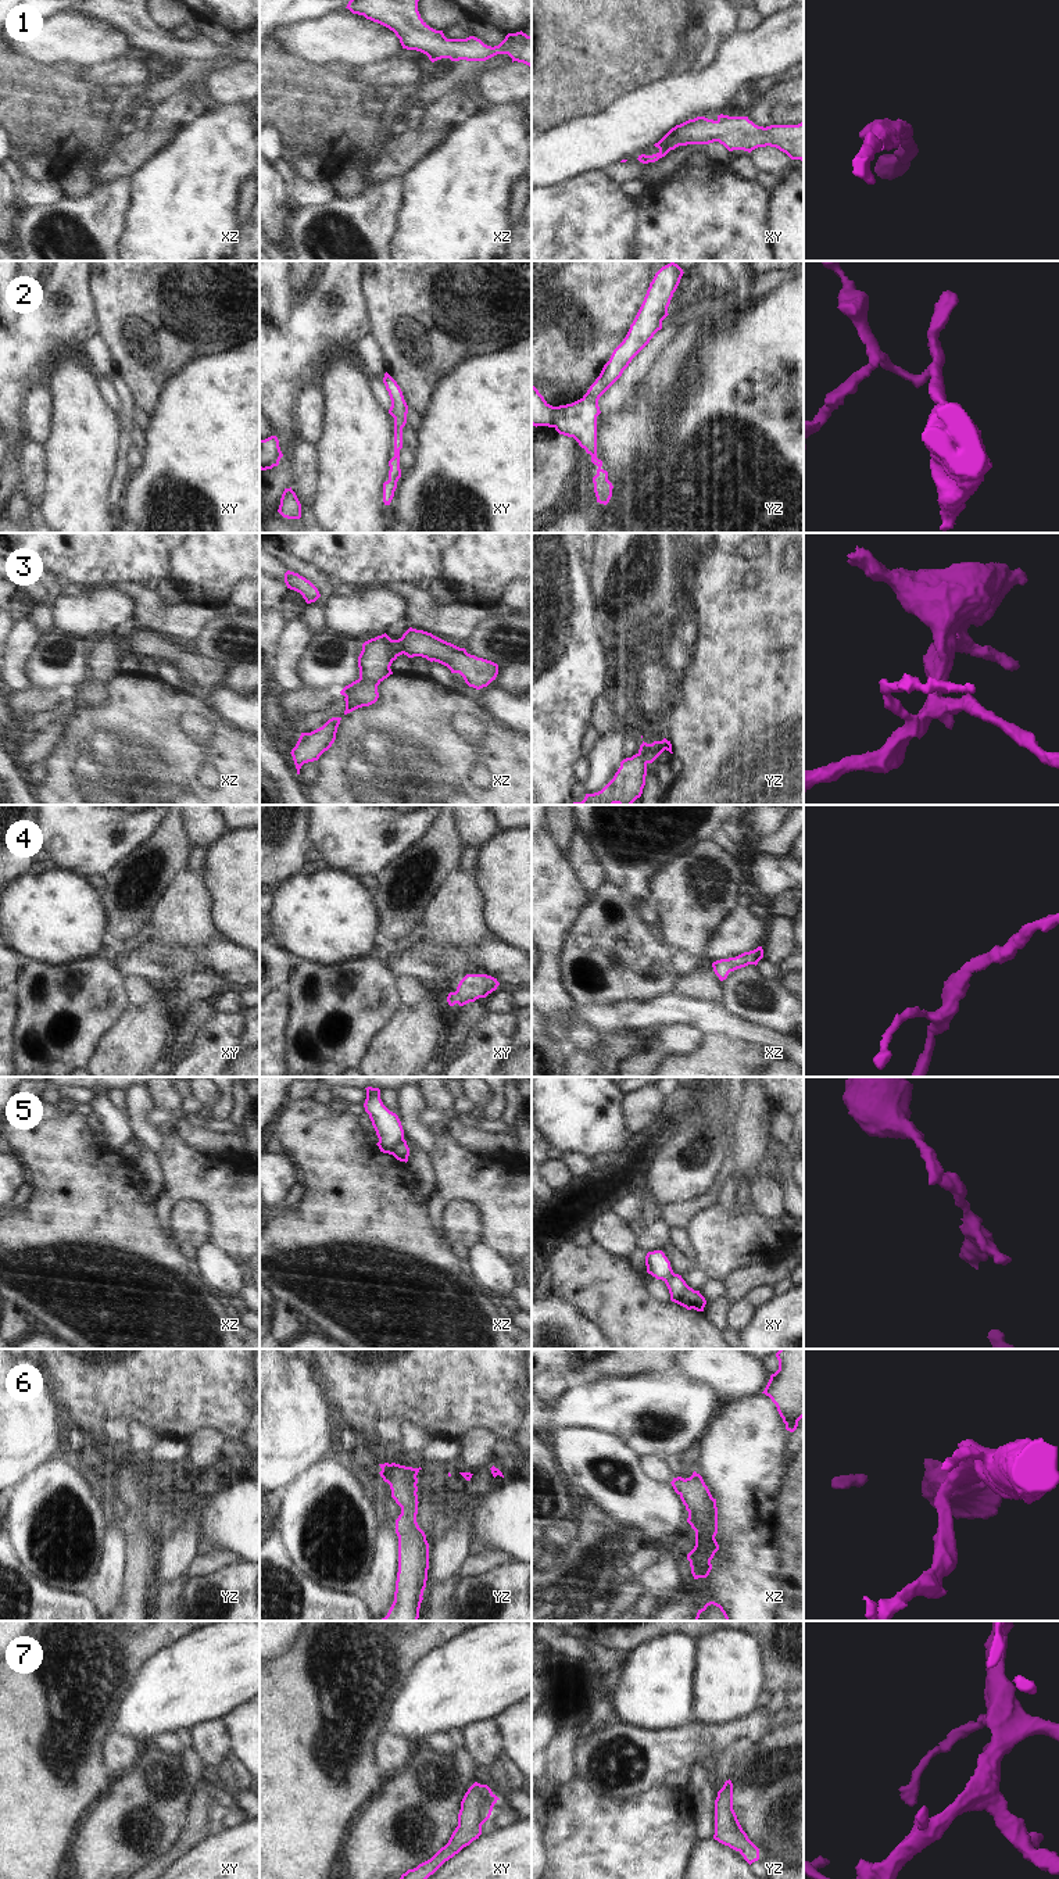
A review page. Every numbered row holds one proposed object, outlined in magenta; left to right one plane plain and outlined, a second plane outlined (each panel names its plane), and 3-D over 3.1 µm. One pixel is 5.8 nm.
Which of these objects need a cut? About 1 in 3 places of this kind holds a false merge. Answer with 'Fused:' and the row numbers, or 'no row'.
Fused: 5

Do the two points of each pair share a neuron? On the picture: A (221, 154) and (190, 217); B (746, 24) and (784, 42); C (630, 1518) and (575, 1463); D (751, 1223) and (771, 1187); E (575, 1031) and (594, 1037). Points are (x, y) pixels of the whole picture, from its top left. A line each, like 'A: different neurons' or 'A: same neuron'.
A: same neuron
B: different neurons
C: same neuron
D: different neurons
E: same neuron

